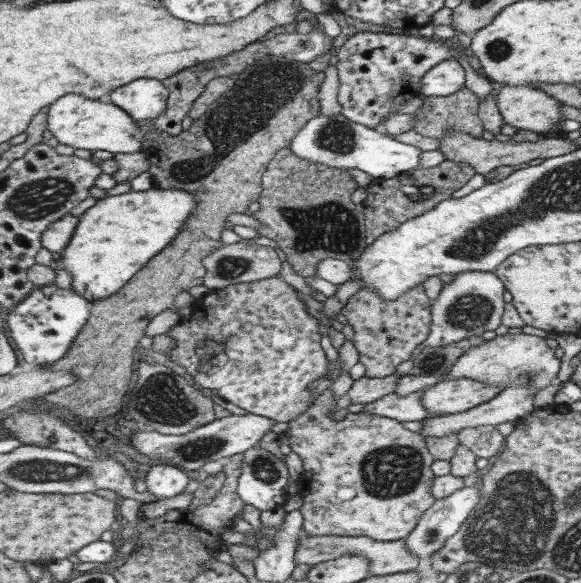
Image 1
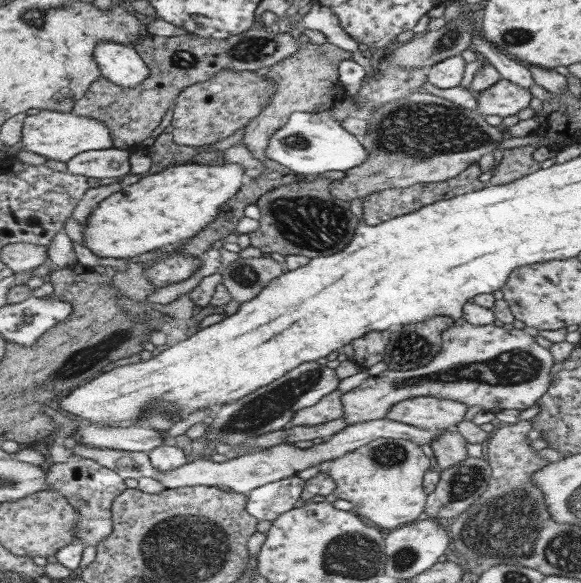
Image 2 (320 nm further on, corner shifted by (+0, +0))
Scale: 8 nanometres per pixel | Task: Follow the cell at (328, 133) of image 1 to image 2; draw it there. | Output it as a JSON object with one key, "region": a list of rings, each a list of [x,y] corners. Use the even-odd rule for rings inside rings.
{"region":[[[331,108],[323,112],[293,113],[289,122],[284,124],[269,141],[266,156],[290,168],[299,175],[322,176],[329,170],[348,171],[366,161],[366,150],[359,136],[343,128],[342,121],[331,117]]]}

